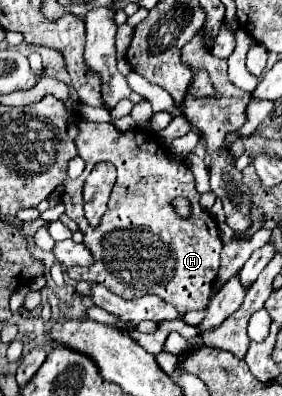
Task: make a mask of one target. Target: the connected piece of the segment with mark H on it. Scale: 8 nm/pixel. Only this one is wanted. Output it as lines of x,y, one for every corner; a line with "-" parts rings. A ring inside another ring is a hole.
88,120
78,122
76,150
78,150
78,156
85,162
85,169
82,176
66,182
62,200
66,204
66,216
70,216
78,224
80,232
84,234
82,244
86,248
90,248
94,262
92,262
92,266
84,266
84,268
70,266
66,270
68,278
74,280
74,282
80,282
80,280
98,282
98,284
106,286
110,292
114,292
116,296
120,296
124,300
132,300
132,262
160,262
160,266
156,264
150,270
146,270
146,274
150,276
148,292
158,294
164,302
172,304
174,308
178,308
184,314
190,312
190,310
206,308
210,292
212,292
212,282
216,282
216,276
218,276
222,240
220,240
218,224
216,224
214,216
200,208
200,202
198,202
200,194
196,192
194,176
192,176
190,168
168,160
164,148
154,138
146,136
140,130
120,132
112,124
98,124
98,122
88,122
-
99,162
114,164
116,170
118,170
118,176
116,176
116,184
110,192
108,210
102,218
102,224
98,228
92,228
84,218
82,186
84,186
84,180
88,178
90,170
-
176,196
186,196
192,202
192,216
188,220
180,220
176,216
176,212
172,208
172,198
176,198

